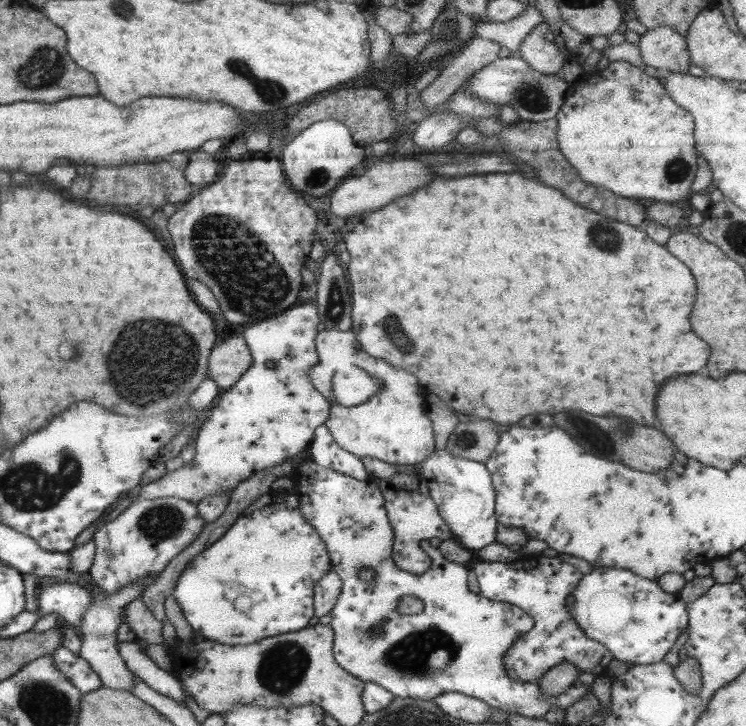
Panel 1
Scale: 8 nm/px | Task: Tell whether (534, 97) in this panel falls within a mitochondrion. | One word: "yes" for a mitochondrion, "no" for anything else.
yes

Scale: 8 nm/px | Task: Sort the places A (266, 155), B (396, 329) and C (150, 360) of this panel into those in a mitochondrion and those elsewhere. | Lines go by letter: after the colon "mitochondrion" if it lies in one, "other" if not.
A: other
B: mitochondrion
C: mitochondrion

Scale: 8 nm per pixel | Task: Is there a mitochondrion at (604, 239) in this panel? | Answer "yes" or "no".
yes

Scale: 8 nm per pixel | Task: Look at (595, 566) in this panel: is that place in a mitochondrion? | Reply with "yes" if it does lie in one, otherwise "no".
no

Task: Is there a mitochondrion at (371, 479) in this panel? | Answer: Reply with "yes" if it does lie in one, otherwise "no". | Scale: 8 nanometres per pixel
no

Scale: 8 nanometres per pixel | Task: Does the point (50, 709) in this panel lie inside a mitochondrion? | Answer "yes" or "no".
yes

